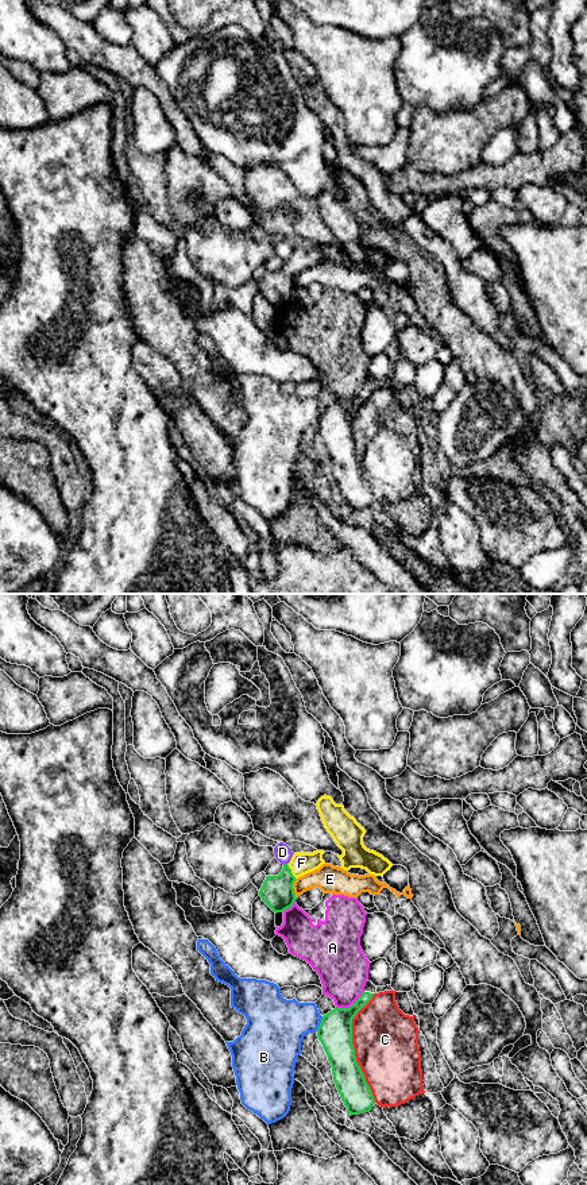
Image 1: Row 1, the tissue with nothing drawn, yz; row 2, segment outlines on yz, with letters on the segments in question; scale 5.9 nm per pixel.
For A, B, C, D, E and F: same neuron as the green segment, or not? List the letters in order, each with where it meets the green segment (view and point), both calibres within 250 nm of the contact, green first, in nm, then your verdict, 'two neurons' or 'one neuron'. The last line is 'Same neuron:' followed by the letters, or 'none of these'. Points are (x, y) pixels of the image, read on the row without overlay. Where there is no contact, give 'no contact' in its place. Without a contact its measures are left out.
A: contact yz (351, 401); calibres 200 and 300 nm; two neurons
B: contact yz (320, 419); calibres 200 and 320 nm; two neurons
C: contact yz (352, 443); calibres 200 and 380 nm; two neurons
D: contact yz (285, 259); calibres 190 and 100 nm; two neurons
E: contact yz (293, 284); calibres 190 and 170 nm; two neurons
F: contact yz (290, 266); calibres 190 and 130 nm; one neuron
Same neuron: F

